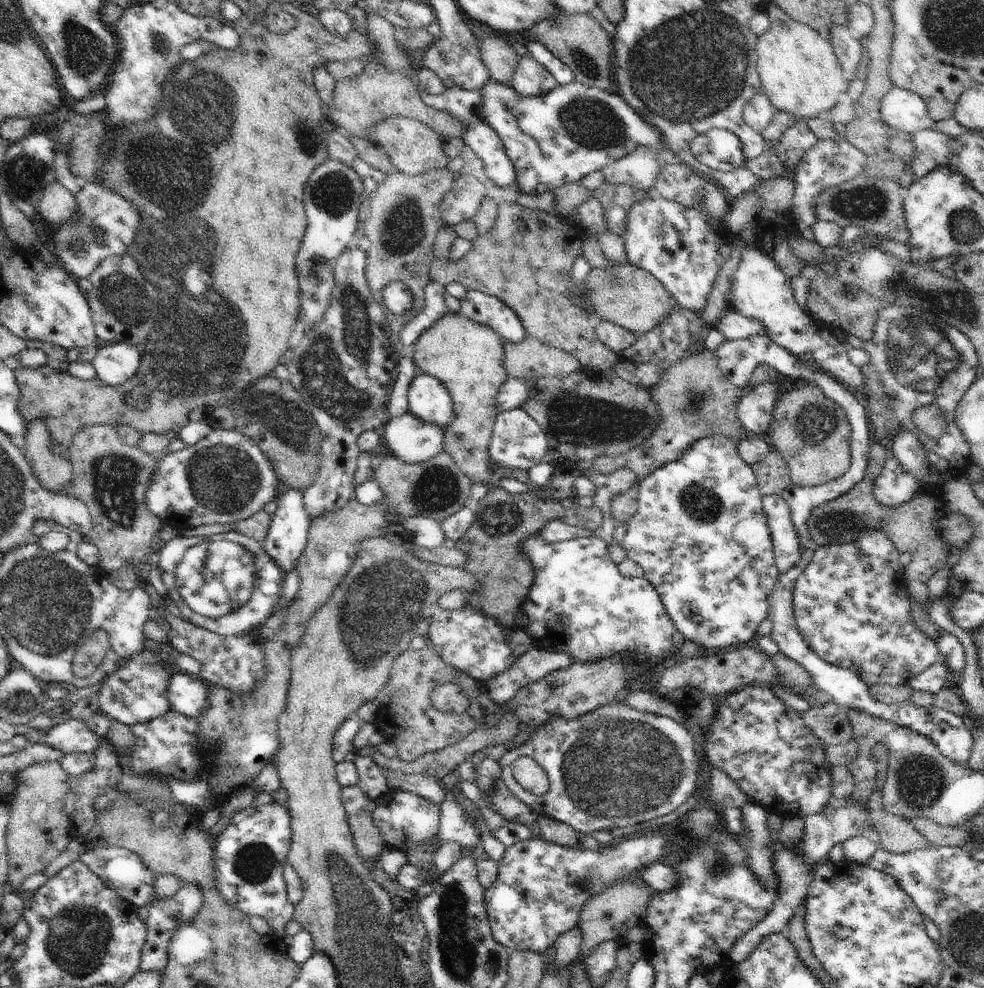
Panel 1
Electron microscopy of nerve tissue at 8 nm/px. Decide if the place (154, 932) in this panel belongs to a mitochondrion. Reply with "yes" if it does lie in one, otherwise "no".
no

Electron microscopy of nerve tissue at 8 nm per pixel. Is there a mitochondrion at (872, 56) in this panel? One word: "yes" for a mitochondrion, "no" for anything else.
no

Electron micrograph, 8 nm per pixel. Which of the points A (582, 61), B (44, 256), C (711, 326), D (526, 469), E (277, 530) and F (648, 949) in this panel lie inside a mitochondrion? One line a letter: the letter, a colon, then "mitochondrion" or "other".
A: mitochondrion
B: other
C: other
D: other
E: other
F: other

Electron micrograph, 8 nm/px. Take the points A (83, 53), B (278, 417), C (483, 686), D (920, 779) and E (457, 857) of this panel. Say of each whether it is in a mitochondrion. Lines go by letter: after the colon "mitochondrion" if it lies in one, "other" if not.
A: mitochondrion
B: mitochondrion
C: other
D: mitochondrion
E: other

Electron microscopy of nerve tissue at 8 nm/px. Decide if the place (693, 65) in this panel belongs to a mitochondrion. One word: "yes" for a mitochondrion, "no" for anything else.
yes

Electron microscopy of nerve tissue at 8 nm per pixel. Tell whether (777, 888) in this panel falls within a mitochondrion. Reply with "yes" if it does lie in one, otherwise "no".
no

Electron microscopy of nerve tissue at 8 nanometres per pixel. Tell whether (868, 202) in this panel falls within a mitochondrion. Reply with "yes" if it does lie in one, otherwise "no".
yes

